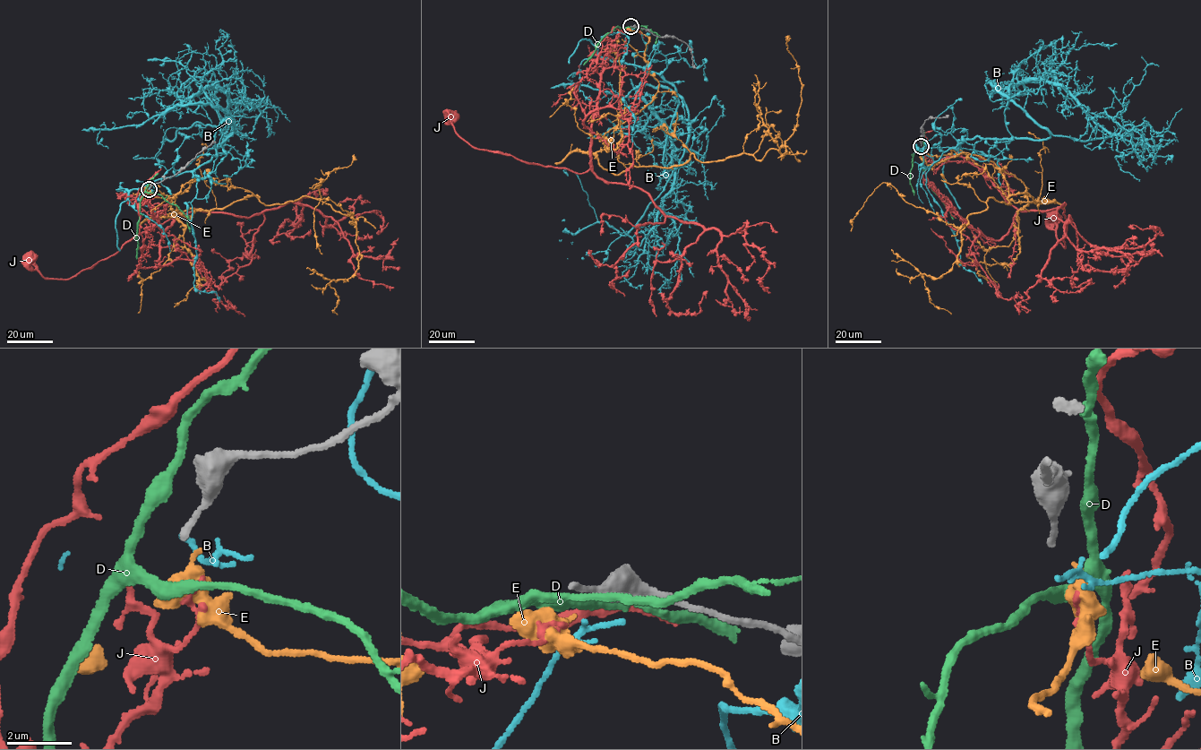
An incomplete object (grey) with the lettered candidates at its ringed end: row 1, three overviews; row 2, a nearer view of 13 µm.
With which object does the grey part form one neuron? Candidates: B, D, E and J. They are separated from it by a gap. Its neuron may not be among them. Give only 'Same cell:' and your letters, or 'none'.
Same cell: none

